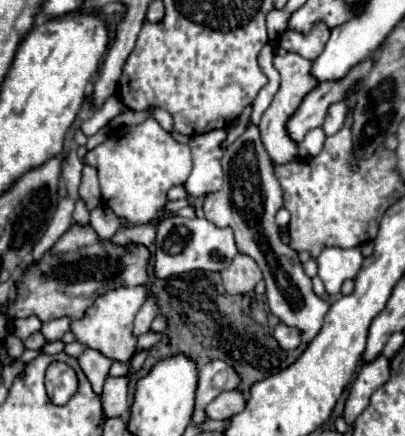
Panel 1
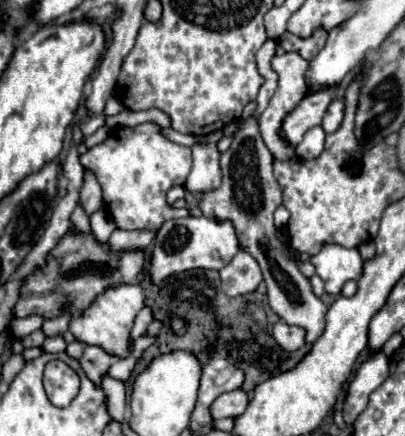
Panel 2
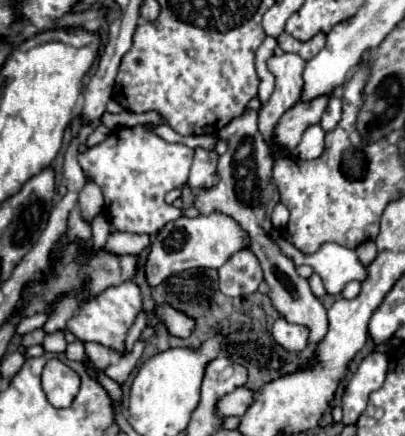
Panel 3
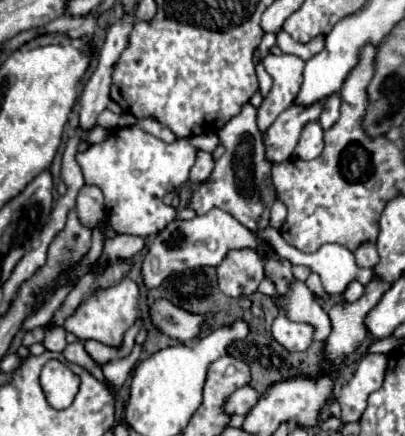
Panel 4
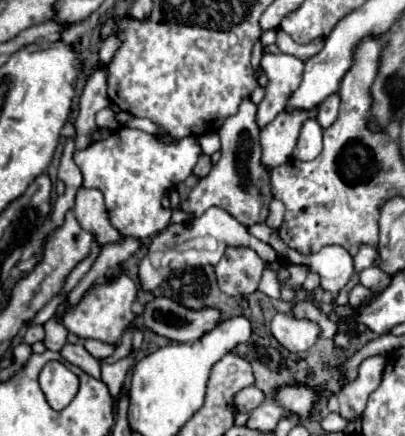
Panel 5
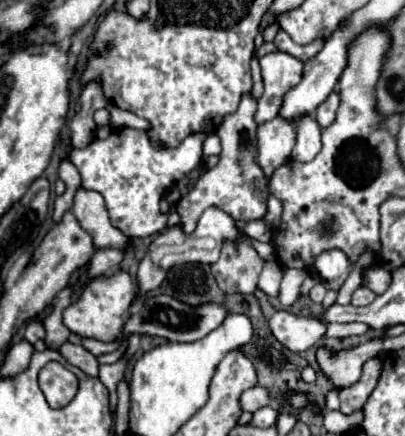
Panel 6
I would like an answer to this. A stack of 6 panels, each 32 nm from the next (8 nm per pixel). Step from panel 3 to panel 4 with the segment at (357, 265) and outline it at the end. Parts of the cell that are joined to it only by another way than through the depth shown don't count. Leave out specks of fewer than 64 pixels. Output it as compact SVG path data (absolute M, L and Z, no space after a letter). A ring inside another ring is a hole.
M266 228L266 230L260 230L258 232L260 238L268 240L274 244L276 252L284 258L288 258L292 264L304 264L308 268L312 268L312 272L318 272L324 290L330 294L330 296L340 296L344 292L344 288L352 282L352 280L358 280L362 284L368 284L368 280L372 280L372 270L370 268L360 268L356 264L356 258L354 258L354 252L350 252L348 248L339 244L325 244L314 254L304 254L300 250L296 250L294 246L290 246L288 242L284 242L284 238L280 236L280 232L276 228ZM332 264L332 266L330 266Z

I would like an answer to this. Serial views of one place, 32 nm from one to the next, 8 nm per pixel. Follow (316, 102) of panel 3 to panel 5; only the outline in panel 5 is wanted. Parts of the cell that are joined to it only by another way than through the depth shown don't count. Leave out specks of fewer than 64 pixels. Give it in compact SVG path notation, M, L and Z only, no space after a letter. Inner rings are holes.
M318 108L280 112L280 116L276 116L276 120L272 120L272 124L268 124L268 128L260 130L262 162L268 168L288 162L292 156L292 150L296 146L302 124L308 118L316 118L316 114L318 114Z

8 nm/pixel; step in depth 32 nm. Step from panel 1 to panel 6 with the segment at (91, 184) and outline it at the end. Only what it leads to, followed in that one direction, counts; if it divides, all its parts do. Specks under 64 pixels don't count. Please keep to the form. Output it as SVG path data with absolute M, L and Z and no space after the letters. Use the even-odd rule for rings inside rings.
M78 188L72 212L80 226L94 238L96 248L124 248L128 238L110 224L104 198L100 192Z

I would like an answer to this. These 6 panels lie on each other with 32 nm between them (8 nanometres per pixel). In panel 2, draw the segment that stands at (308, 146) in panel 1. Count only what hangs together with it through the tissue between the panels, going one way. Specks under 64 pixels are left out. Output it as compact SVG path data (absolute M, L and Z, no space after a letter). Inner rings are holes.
M320 126L308 130L306 136L304 136L304 140L296 146L296 156L300 160L316 158L324 150L324 138L326 138L326 134L324 134L324 130Z

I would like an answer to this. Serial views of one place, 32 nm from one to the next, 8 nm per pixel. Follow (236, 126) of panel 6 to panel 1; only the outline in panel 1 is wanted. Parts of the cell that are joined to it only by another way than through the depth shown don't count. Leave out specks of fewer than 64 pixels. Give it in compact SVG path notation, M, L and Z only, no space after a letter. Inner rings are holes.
M248 126L244 134L226 148L222 168L224 186L218 192L206 196L206 218L218 228L232 228L238 250L250 256L264 274L270 312L286 326L300 330L302 344L308 344L316 332L320 332L330 304L312 292L312 280L304 274L298 252L280 240L276 212L282 208L282 188L274 176L274 166L264 152L256 126Z

